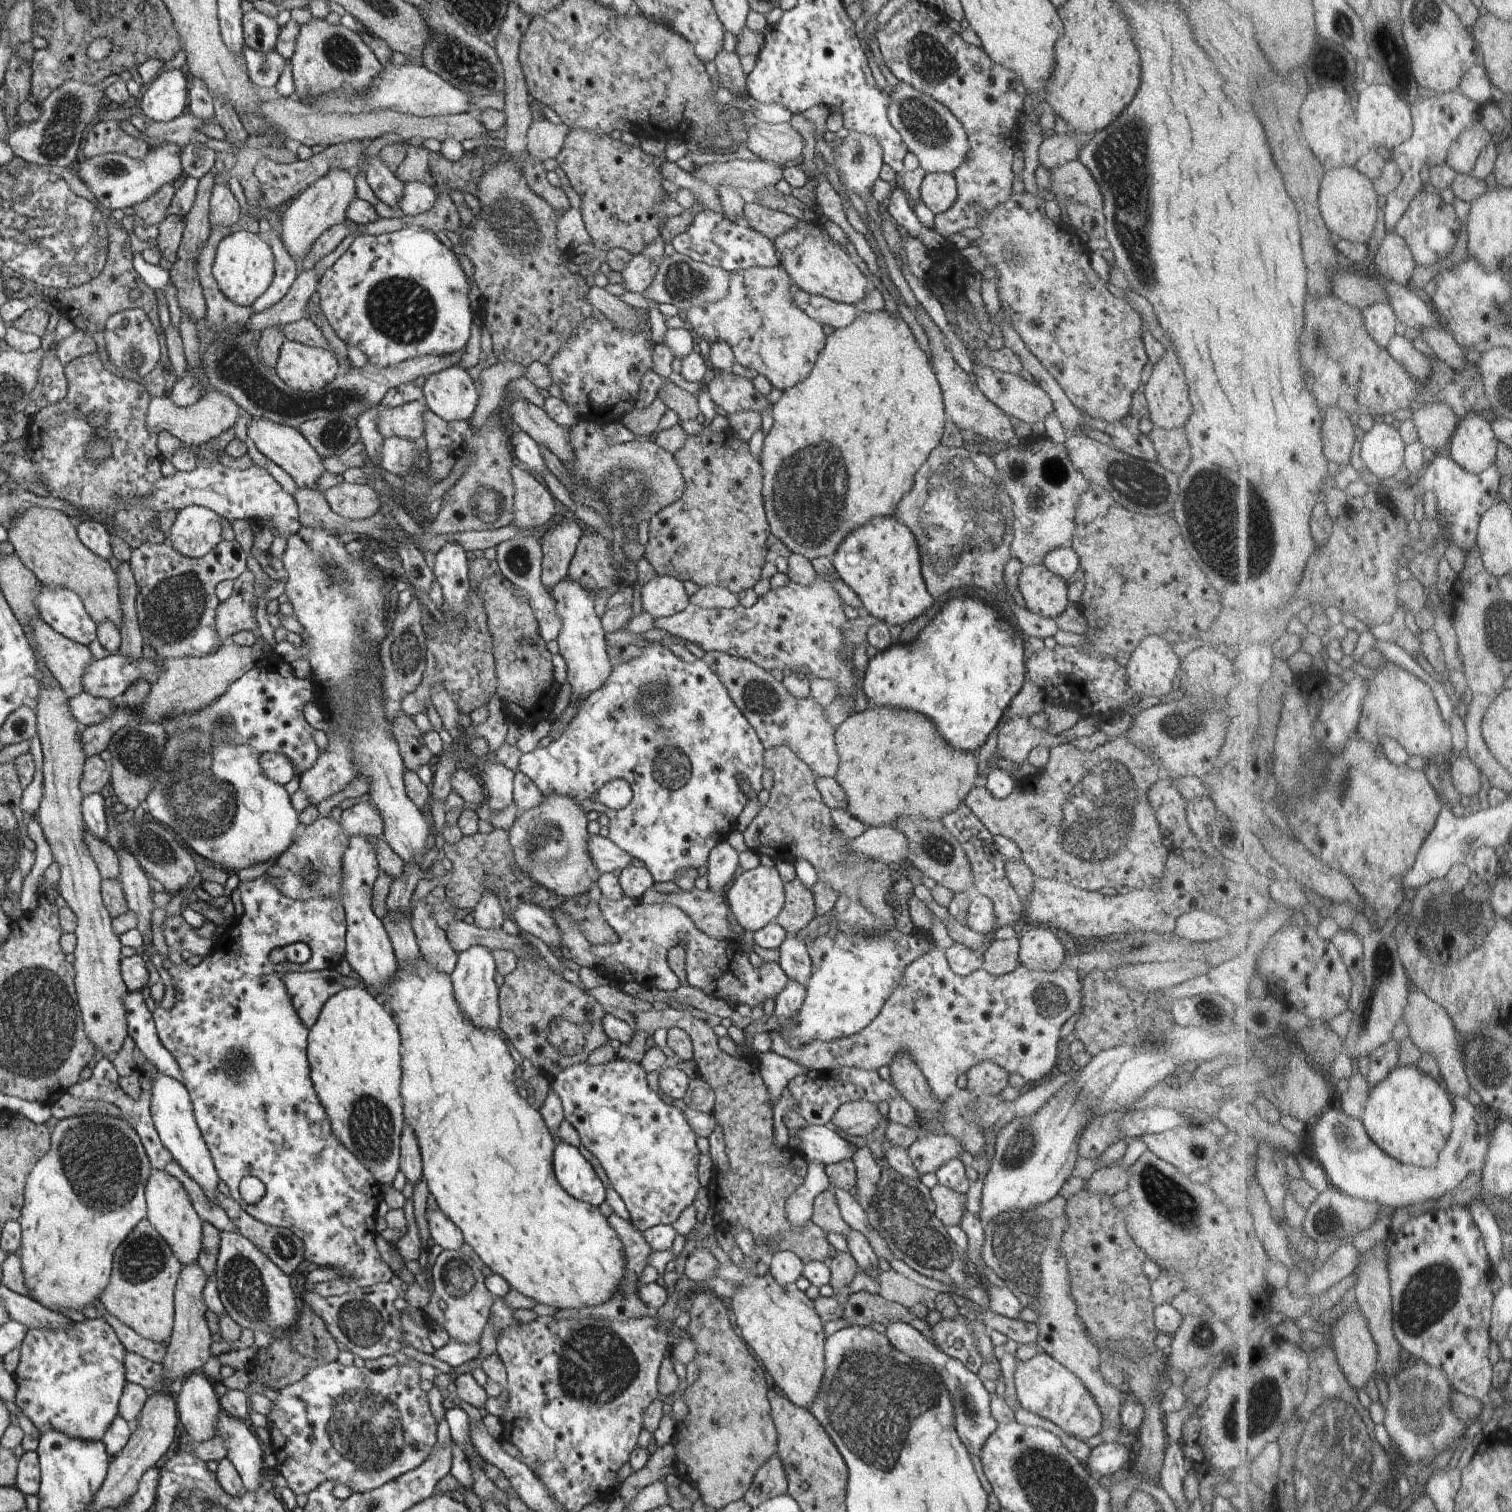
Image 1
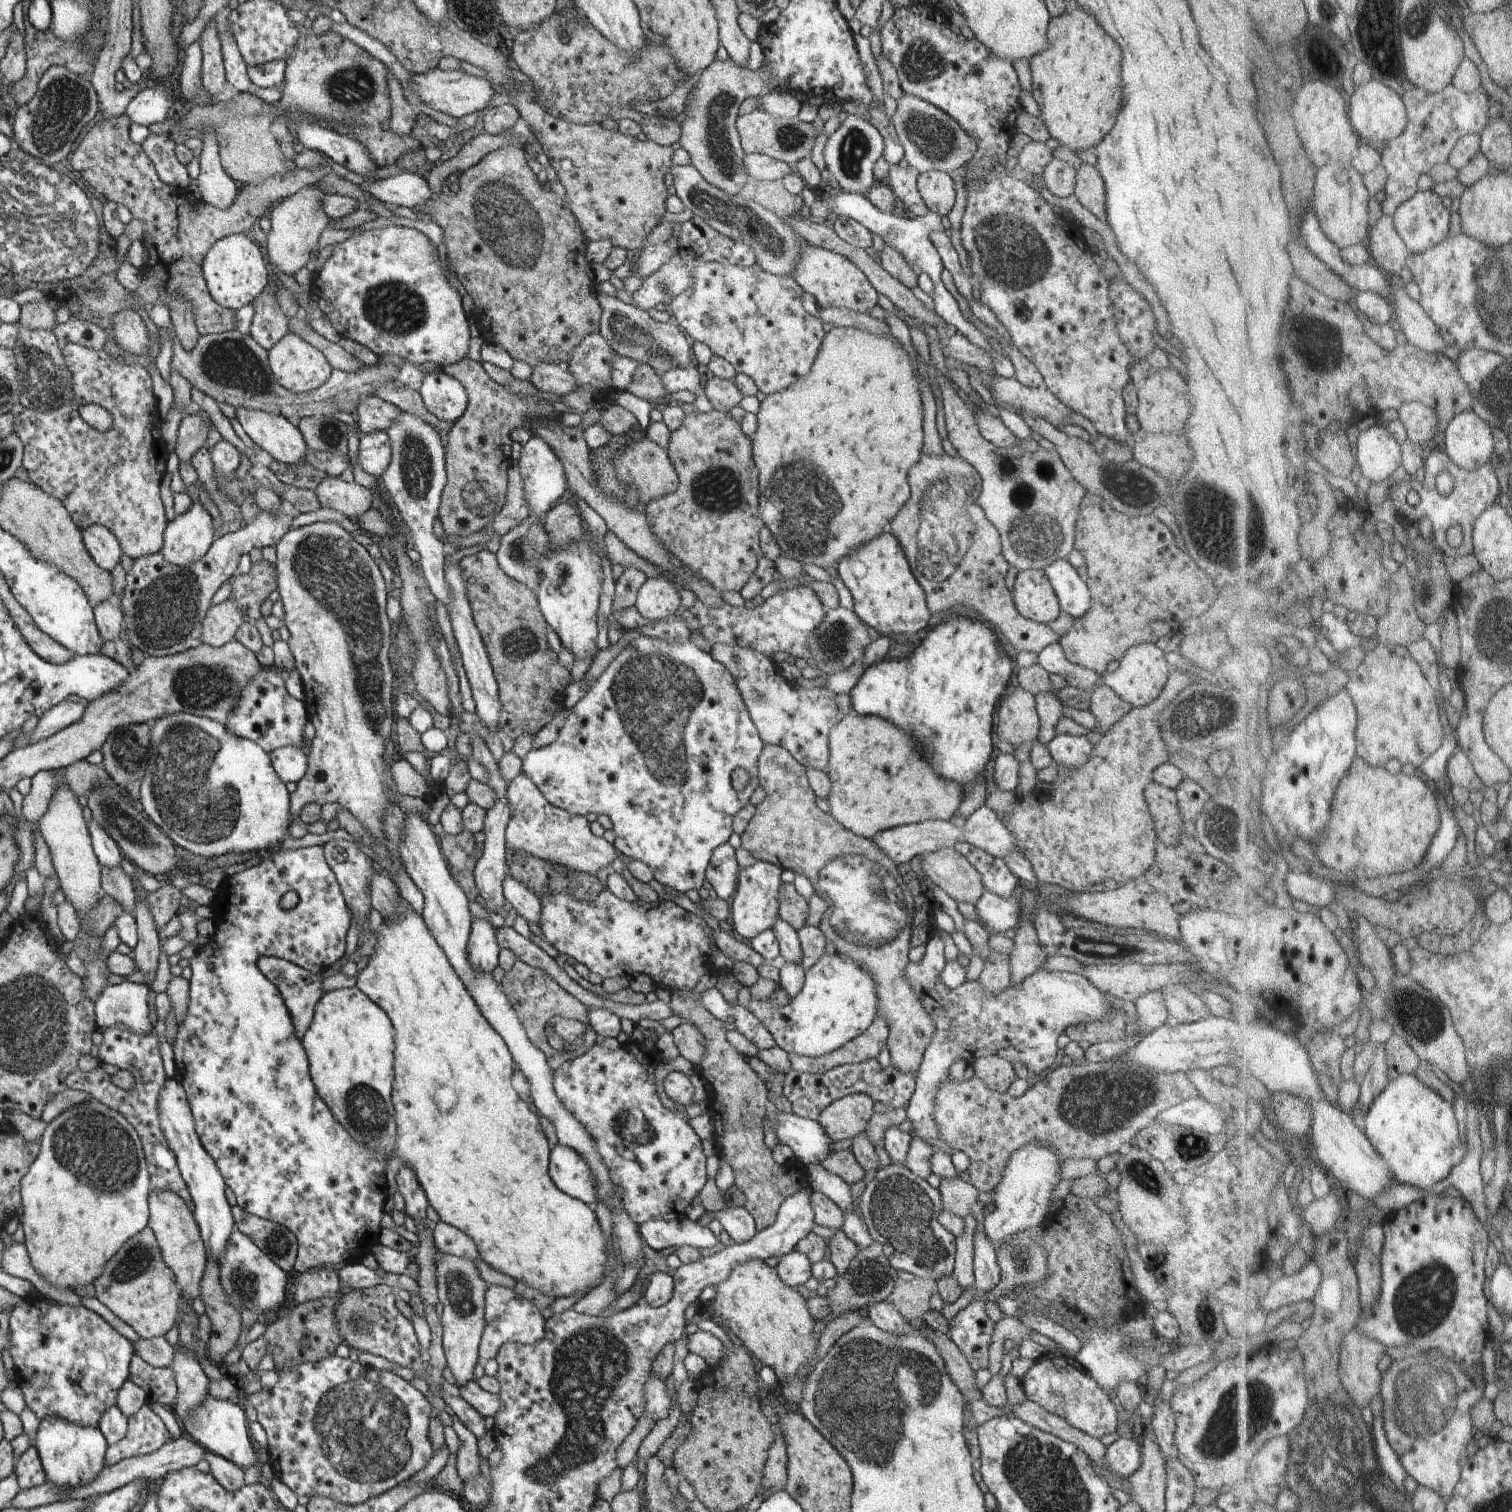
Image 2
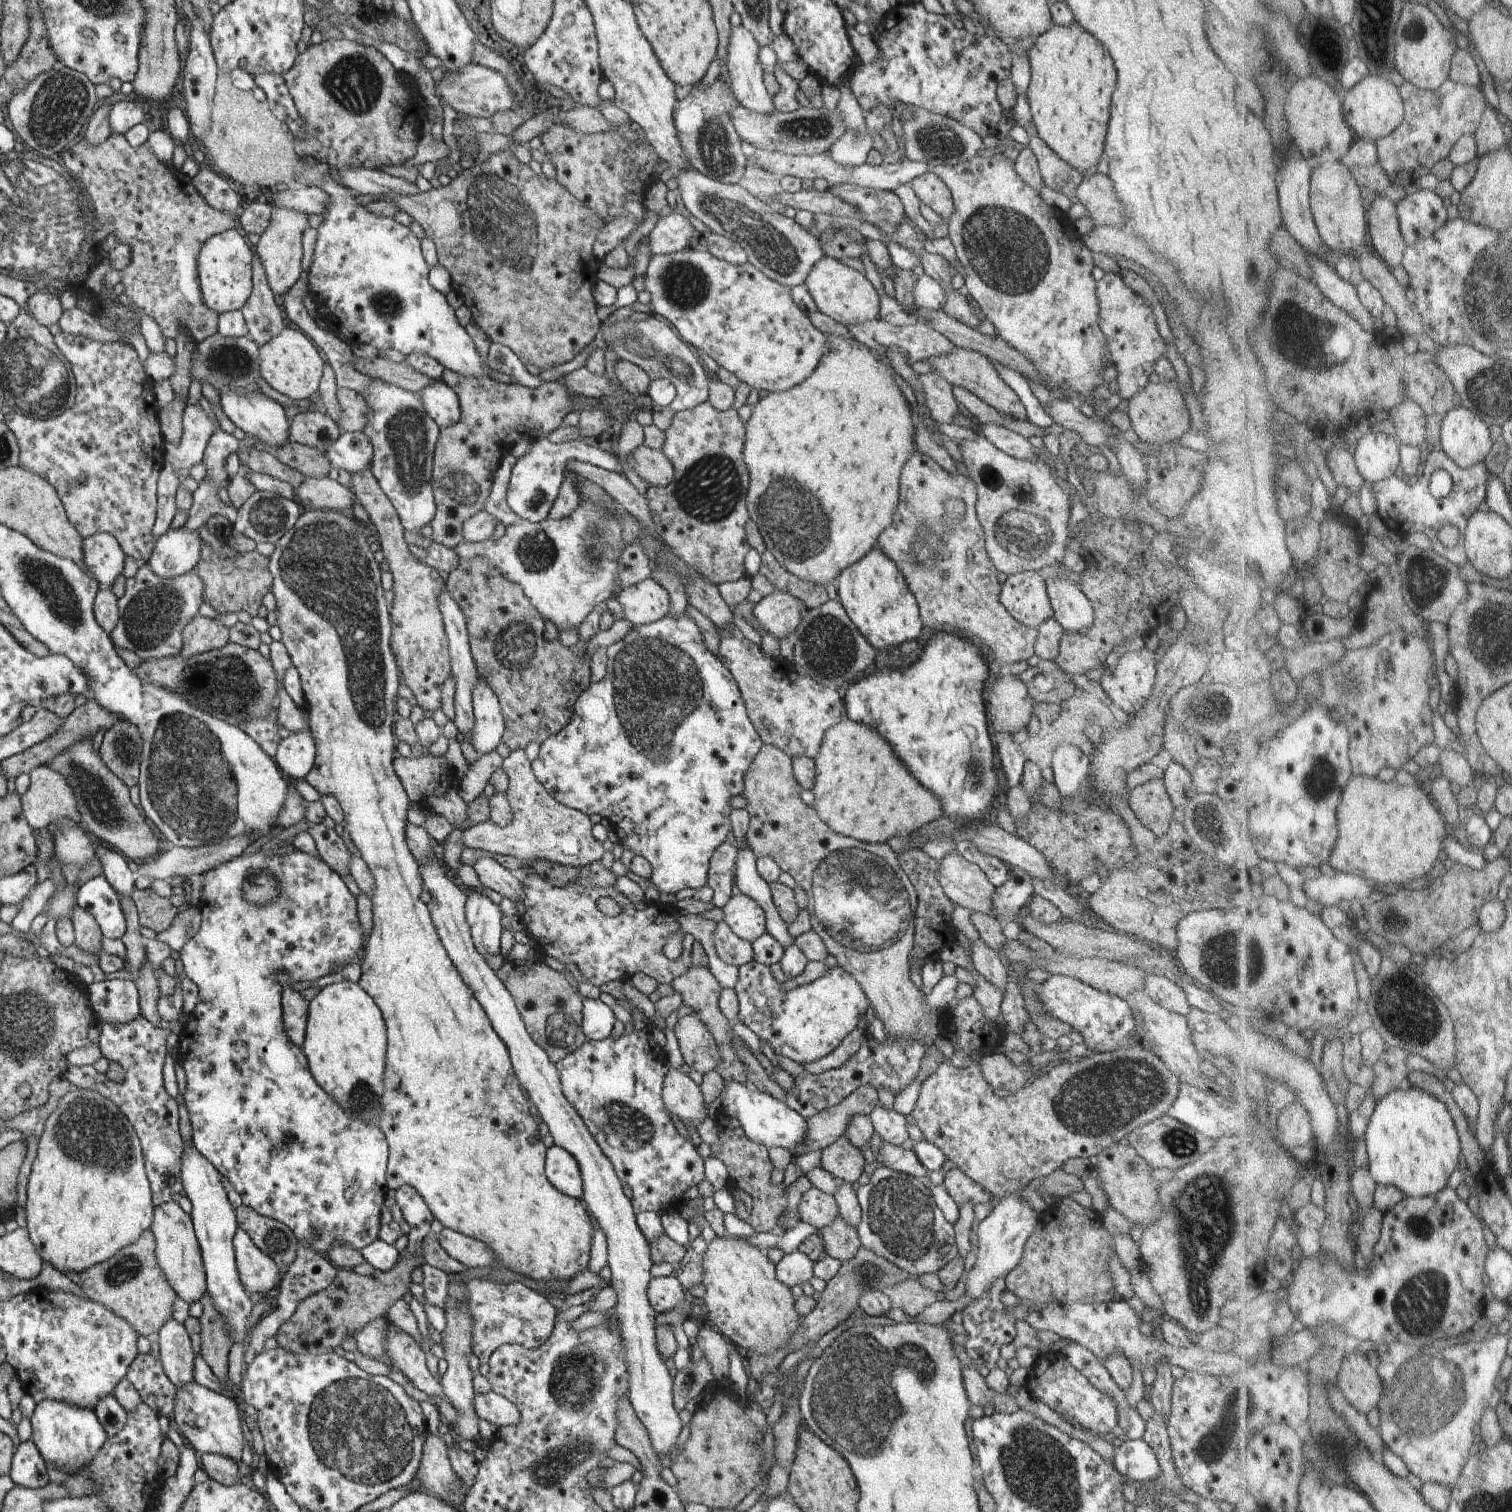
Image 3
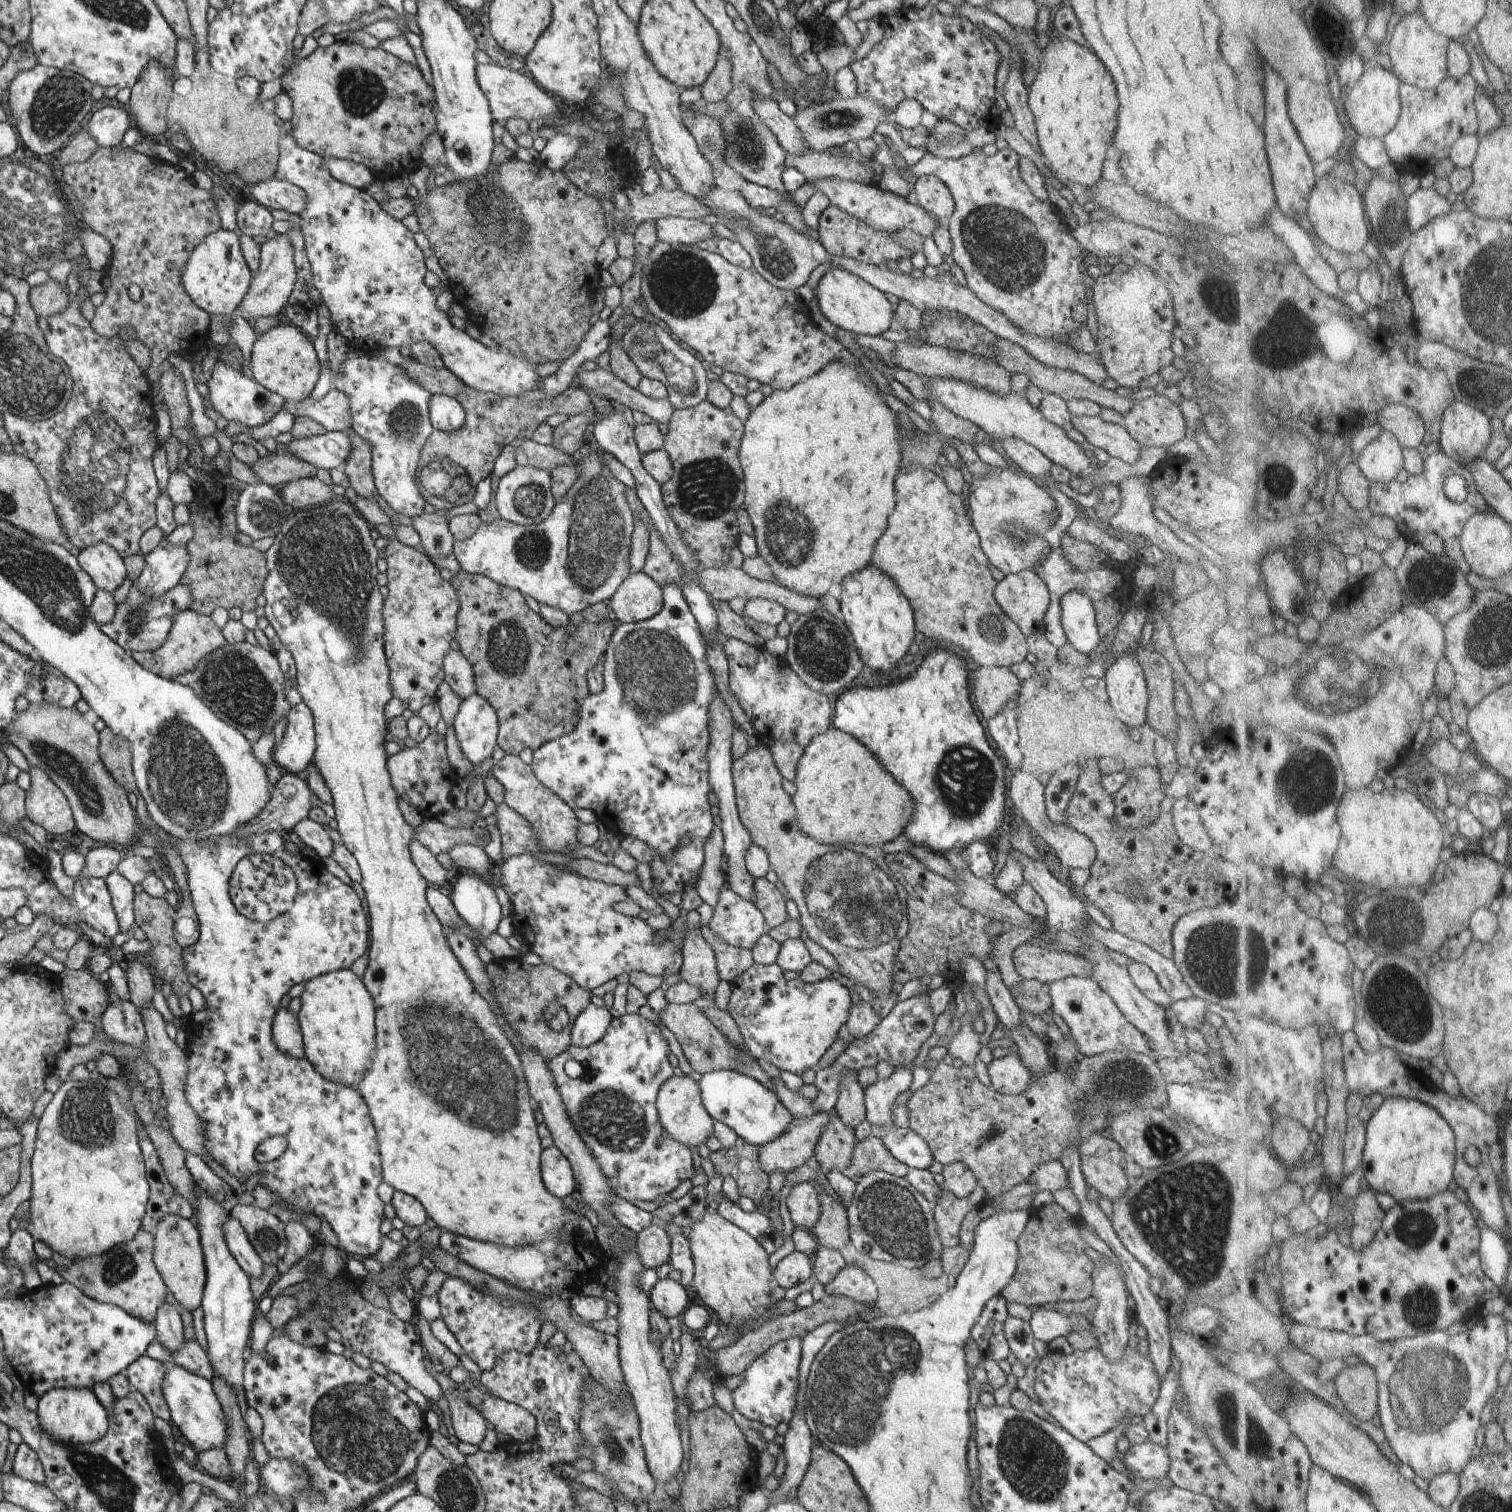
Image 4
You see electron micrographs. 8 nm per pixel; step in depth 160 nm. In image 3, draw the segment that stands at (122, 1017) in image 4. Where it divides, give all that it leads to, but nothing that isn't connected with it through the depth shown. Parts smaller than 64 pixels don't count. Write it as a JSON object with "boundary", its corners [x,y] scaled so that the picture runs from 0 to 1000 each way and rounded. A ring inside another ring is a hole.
{"boundary":[[[94,672],[90,673],[85,677],[67,677],[66,683],[65,692],[69,699],[73,702],[80,704],[83,708],[83,715],[79,717],[71,714],[69,710],[65,710],[61,704],[48,704],[42,710],[42,713],[52,720],[65,722],[68,726],[73,727],[83,737],[86,743],[89,746],[93,755],[96,773],[99,784],[101,784],[101,794],[102,798],[110,795],[117,795],[124,803],[127,802],[128,798],[121,785],[120,780],[120,765],[122,756],[118,747],[118,729],[108,720],[107,712],[107,705],[109,701],[112,700],[110,695],[110,685],[112,684],[112,680],[108,681],[101,678]]]}

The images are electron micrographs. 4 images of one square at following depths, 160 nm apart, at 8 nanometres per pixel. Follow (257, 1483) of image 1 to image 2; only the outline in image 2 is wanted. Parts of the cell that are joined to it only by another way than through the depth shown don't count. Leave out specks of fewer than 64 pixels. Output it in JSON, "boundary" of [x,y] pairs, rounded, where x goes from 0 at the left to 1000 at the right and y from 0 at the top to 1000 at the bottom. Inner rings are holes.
{"boundary":[[[138,923],[132,931],[123,938],[122,942],[119,942],[121,947],[126,948],[126,951],[134,956],[138,960],[153,966],[161,972],[169,967],[169,960],[164,950],[163,937],[156,928]]]}

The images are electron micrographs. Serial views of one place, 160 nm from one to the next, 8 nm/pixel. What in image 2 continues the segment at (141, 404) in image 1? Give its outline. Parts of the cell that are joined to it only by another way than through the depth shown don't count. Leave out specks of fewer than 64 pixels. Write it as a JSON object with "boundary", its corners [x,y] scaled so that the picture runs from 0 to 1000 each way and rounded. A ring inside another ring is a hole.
{"boundary":[[[45,227],[41,231],[41,233],[47,247],[48,263],[37,270],[16,271],[12,274],[12,279],[10,280],[10,286],[15,292],[15,308],[19,312],[19,317],[42,333],[54,351],[63,347],[71,348],[74,353],[76,353],[77,356],[79,356],[81,366],[84,366],[87,370],[106,366],[108,360],[108,353],[110,348],[113,347],[111,345],[111,332],[108,332],[108,314],[111,313],[111,301],[114,300],[114,295],[111,295],[111,290],[108,290],[109,276],[106,276],[106,261],[103,261],[103,252],[101,252],[101,247],[98,247],[99,242],[82,239],[80,237],[75,238],[69,231],[62,231],[49,227]],[[58,267],[65,267],[71,270],[75,275],[74,283],[72,283],[70,286],[65,286],[65,284],[57,280],[53,275],[52,269]]]}

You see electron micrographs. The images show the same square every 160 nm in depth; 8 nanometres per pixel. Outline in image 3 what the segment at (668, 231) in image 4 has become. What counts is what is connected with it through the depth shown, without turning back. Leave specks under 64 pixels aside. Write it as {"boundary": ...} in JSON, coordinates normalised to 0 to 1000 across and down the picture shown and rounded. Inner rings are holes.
{"boundary":[[[450,141],[438,144],[434,150],[430,153],[429,168],[438,169],[452,165],[456,163],[458,156],[460,156],[460,152],[455,146],[455,144]]]}

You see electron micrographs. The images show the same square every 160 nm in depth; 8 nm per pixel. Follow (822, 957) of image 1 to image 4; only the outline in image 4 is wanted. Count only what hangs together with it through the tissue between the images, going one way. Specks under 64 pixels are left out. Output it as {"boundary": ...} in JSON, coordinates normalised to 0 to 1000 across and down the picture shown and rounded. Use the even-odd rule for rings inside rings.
{"boundary":[[[498,637],[482,650],[483,661],[480,668],[488,678],[495,697],[500,702],[504,700],[513,705],[516,709],[530,712],[533,708],[538,706],[550,690],[557,685],[557,679],[560,679],[562,673],[562,655],[553,647],[534,651],[528,647],[519,647],[518,641],[514,637],[506,639]]]}

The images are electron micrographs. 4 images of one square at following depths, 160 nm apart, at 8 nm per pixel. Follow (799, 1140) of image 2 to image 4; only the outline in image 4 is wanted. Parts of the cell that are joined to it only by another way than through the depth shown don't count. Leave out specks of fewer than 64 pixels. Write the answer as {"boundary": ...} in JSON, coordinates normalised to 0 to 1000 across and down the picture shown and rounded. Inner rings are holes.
{"boundary":[[[474,708],[464,711],[461,716],[463,720],[464,730],[473,742],[478,742],[484,746],[487,751],[495,757],[505,758],[515,753],[524,742],[521,733],[503,716],[487,708]]]}

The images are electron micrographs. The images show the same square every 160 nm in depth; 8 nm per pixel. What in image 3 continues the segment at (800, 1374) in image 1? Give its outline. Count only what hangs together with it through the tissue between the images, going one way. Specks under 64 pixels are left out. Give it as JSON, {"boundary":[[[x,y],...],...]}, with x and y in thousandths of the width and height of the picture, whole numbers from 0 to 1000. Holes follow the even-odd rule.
{"boundary":[[[482,816],[474,817],[468,822],[464,837],[466,839],[464,849],[467,851],[467,856],[465,859],[466,864],[468,866],[468,872],[483,890],[491,890],[491,892],[496,893],[496,896],[501,894],[503,896],[512,896],[517,890],[522,890],[524,892],[522,888],[522,885],[526,881],[529,881],[532,870],[530,871],[526,867],[523,852],[514,846],[513,837],[508,834],[507,827],[504,827],[492,820],[488,820],[487,817]]]}

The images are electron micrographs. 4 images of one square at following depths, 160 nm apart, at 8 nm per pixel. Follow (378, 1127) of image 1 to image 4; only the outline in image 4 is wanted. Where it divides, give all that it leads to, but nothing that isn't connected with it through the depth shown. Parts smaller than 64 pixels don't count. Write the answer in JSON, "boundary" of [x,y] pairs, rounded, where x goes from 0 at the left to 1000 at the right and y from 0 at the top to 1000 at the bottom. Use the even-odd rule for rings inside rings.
{"boundary":[[[231,641],[222,642],[213,644],[201,649],[201,655],[198,659],[199,666],[196,671],[197,677],[200,685],[202,700],[212,709],[214,713],[234,719],[237,722],[238,713],[241,713],[249,696],[250,680],[248,679],[248,663],[239,646]]]}

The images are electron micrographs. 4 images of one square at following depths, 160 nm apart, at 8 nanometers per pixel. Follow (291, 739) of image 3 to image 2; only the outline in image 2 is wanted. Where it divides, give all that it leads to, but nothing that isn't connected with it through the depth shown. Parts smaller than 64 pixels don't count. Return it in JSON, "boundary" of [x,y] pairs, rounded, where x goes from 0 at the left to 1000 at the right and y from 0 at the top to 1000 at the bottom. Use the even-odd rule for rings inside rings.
{"boundary":[[[192,493],[185,494],[179,498],[183,512],[188,517],[197,517],[203,510],[204,500],[198,495]]]}

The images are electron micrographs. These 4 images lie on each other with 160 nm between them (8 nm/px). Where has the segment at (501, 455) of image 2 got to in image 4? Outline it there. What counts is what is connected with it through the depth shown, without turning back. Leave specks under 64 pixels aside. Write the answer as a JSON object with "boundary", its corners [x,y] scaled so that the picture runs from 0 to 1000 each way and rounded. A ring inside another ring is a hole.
{"boundary":[[[308,256],[307,261],[303,261],[302,265],[310,272],[308,280],[302,286],[293,286],[287,284],[283,292],[277,300],[277,311],[275,311],[275,319],[278,327],[283,335],[287,335],[288,339],[272,341],[272,349],[278,354],[280,366],[284,369],[296,369],[300,365],[300,356],[298,353],[296,337],[306,333],[313,333],[313,327],[318,317],[326,312],[328,303],[333,295],[341,290],[348,288],[351,290],[356,282],[365,274],[381,274],[392,272],[390,262],[384,257],[376,257],[373,262],[361,263],[356,257],[354,259],[348,259],[345,262],[330,263]]]}

